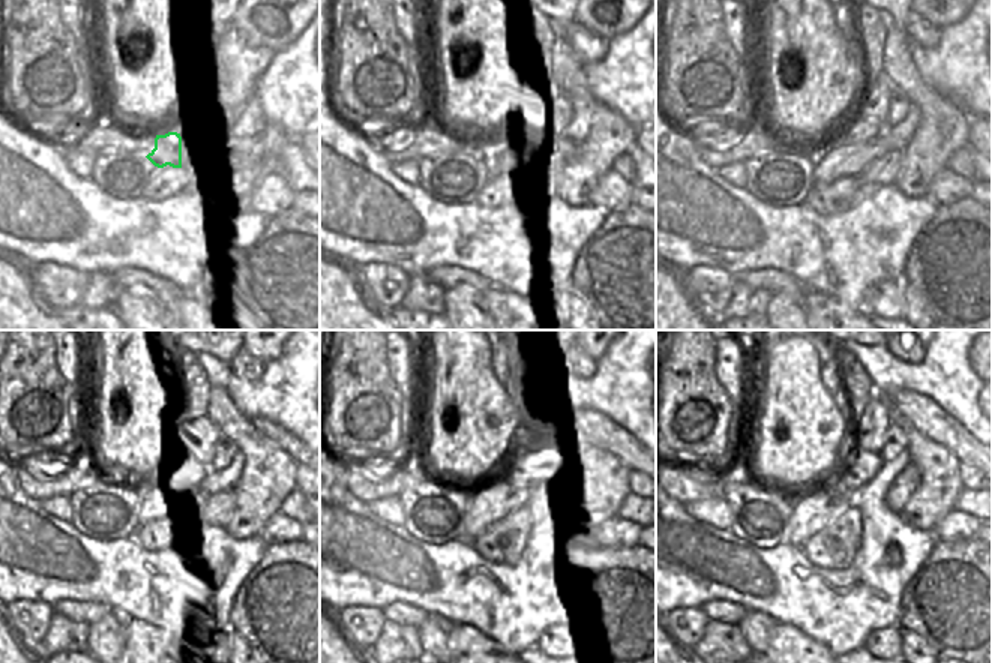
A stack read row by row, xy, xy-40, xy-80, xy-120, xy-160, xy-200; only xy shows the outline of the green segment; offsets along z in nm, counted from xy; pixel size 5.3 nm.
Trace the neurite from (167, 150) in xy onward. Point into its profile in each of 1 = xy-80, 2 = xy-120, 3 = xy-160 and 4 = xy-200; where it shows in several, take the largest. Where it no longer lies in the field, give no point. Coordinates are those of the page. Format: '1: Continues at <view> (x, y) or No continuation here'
1: Continues at xy-80 (859, 131)
2: Continues at xy-120 (188, 467)
3: Continues at xy-160 (524, 468)
4: Continues at xy-200 (862, 467).

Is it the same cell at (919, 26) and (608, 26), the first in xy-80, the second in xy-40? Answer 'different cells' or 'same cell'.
different cells

